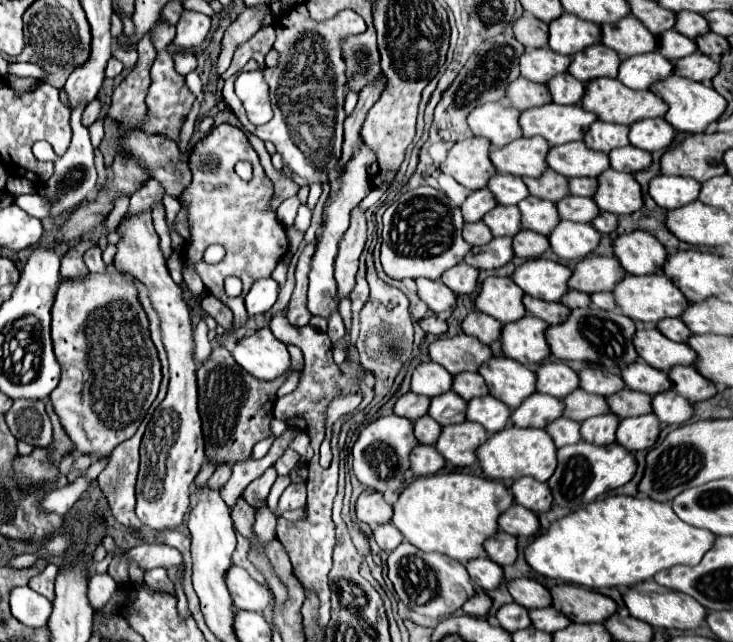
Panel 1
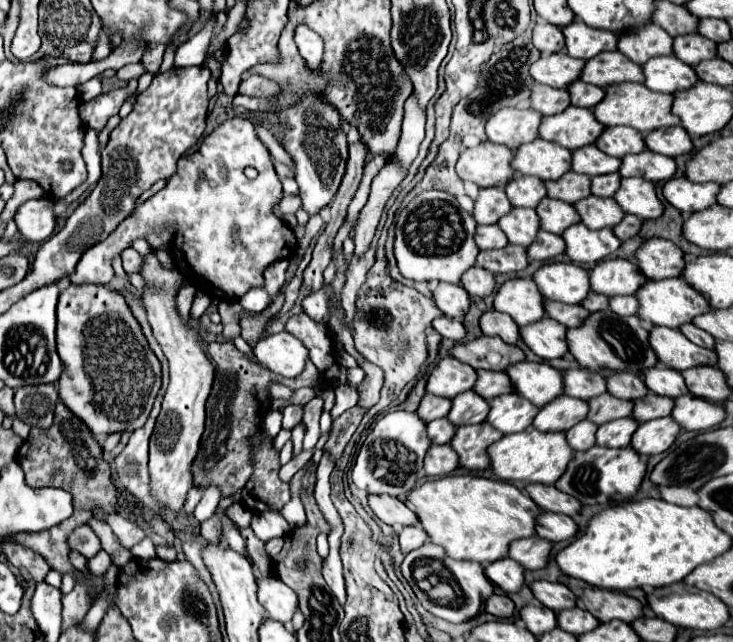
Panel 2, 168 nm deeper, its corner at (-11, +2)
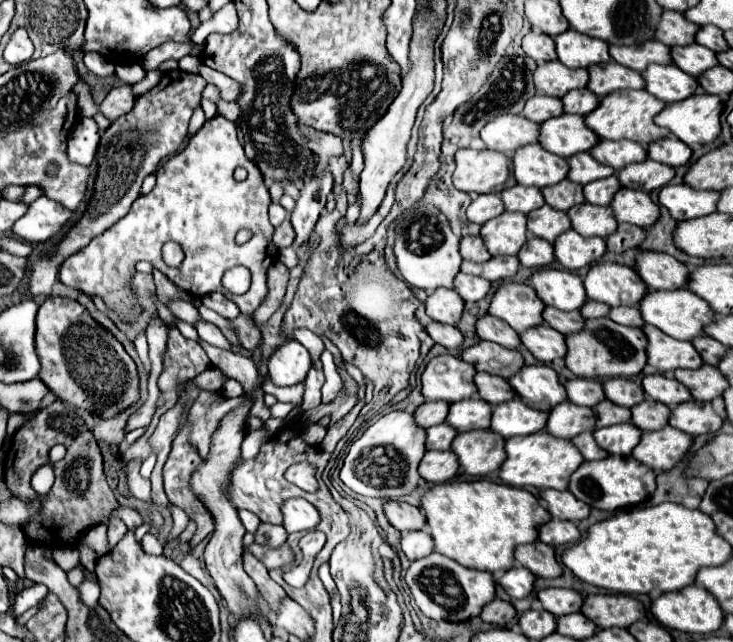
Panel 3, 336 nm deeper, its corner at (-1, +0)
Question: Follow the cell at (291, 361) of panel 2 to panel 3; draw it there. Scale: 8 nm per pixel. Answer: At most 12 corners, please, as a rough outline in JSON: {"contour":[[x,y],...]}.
{"contour":[[287,340],[269,358],[277,386],[305,380],[311,356],[297,340]]}

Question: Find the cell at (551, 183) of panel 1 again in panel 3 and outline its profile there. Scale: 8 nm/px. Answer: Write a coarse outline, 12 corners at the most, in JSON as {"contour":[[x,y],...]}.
{"contour":[[563,180],[543,188],[551,208],[569,210],[585,202],[583,186]]}

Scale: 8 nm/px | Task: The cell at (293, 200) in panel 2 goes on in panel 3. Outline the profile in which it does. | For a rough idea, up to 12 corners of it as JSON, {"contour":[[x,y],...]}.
{"contour":[[281,204],[269,206],[269,222],[279,226],[287,212]]}

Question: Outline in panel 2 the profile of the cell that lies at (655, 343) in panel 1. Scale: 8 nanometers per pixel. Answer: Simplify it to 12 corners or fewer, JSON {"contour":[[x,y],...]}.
{"contour":[[653,326],[659,362],[679,372],[717,366],[715,350],[691,344],[675,328]]}

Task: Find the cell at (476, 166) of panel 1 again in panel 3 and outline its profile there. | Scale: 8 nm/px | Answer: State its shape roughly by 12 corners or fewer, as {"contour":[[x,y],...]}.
{"contour":[[459,150],[453,186],[495,192],[509,158],[495,150]]}

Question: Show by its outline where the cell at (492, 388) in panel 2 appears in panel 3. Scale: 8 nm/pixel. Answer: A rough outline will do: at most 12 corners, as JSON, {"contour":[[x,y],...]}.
{"contour":[[477,372],[479,396],[489,404],[515,398],[511,384],[499,376]]}

